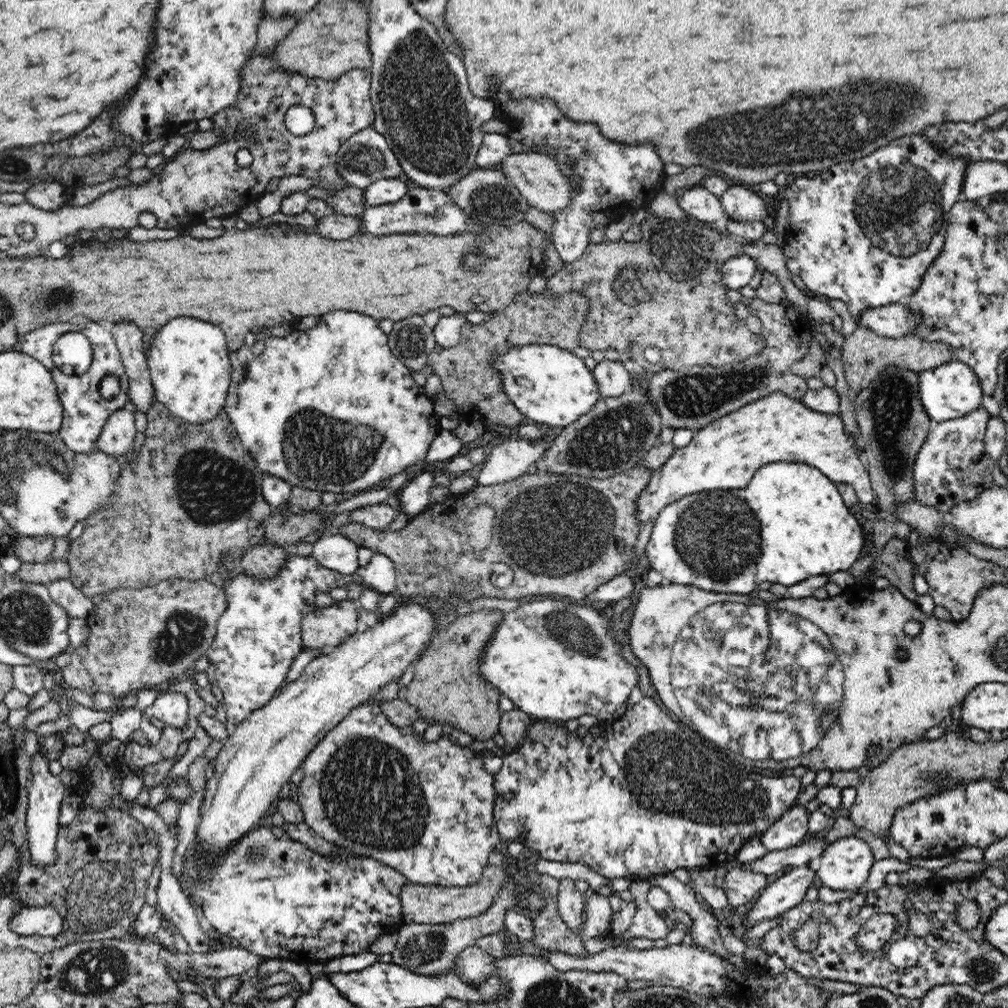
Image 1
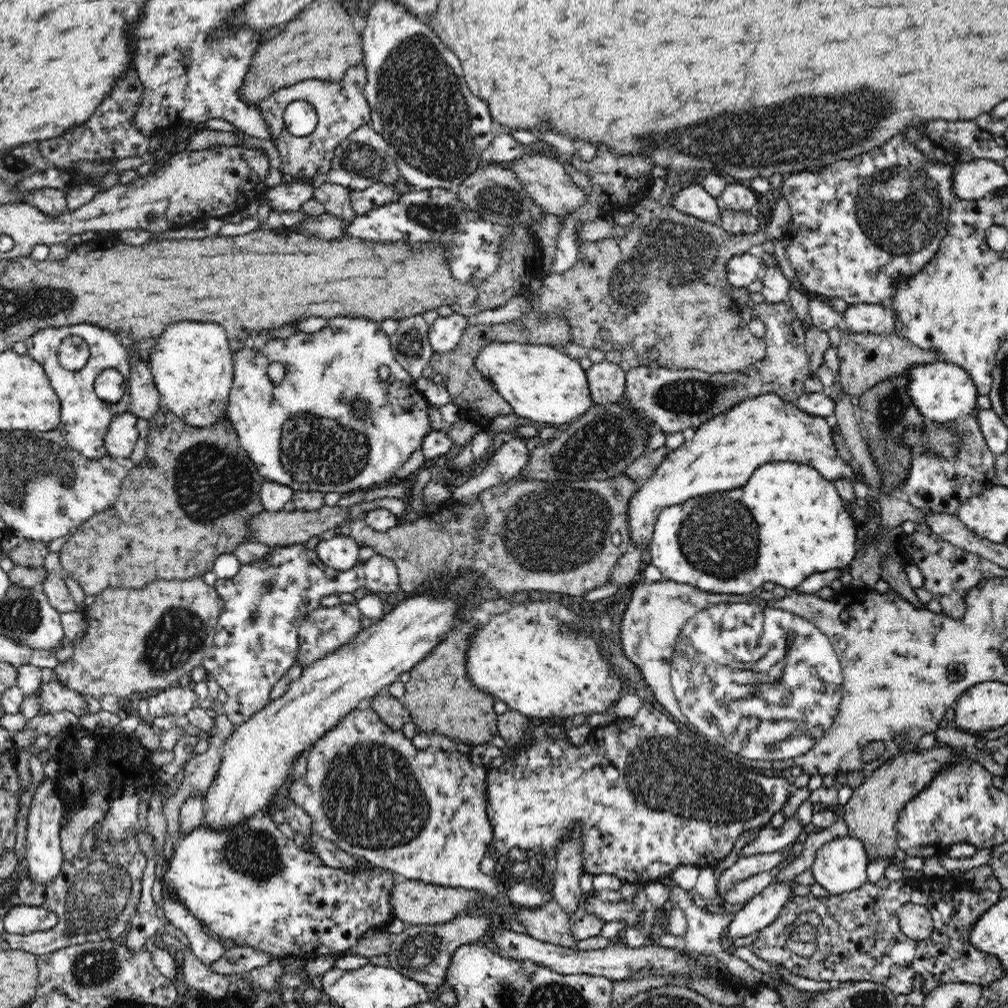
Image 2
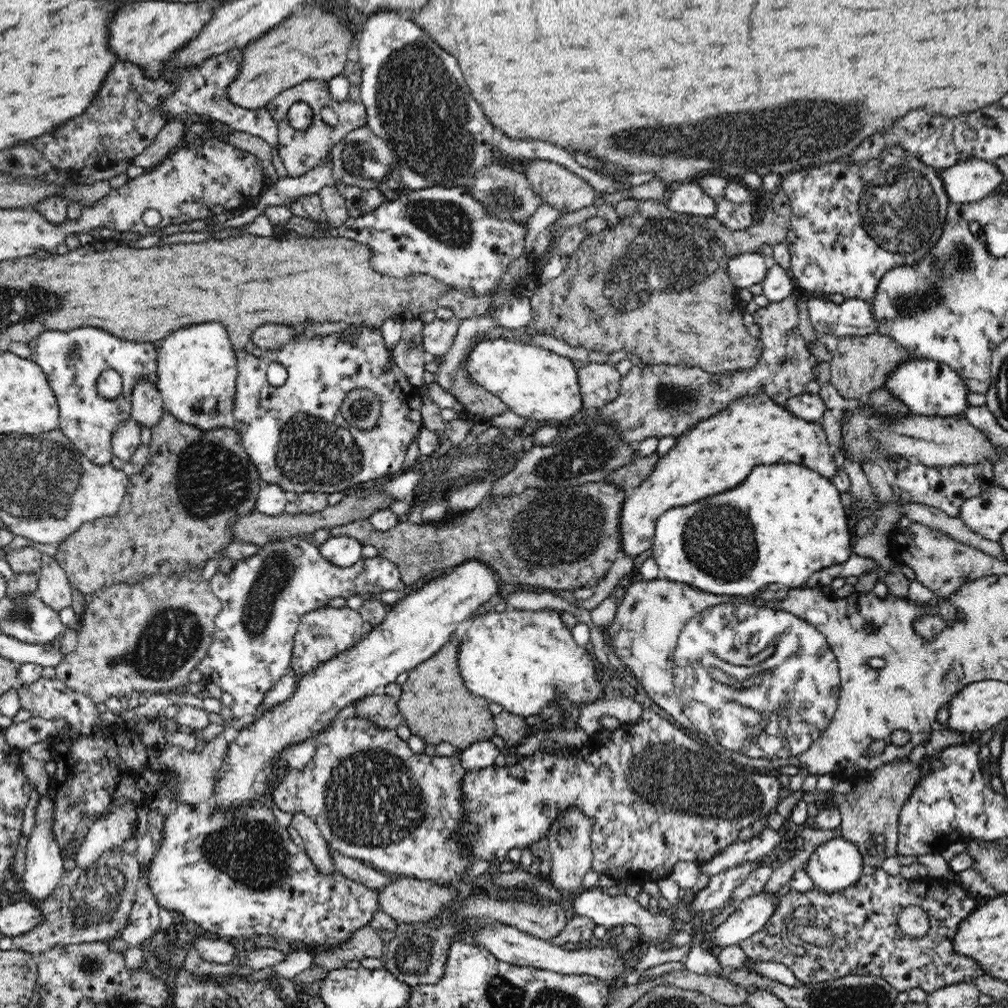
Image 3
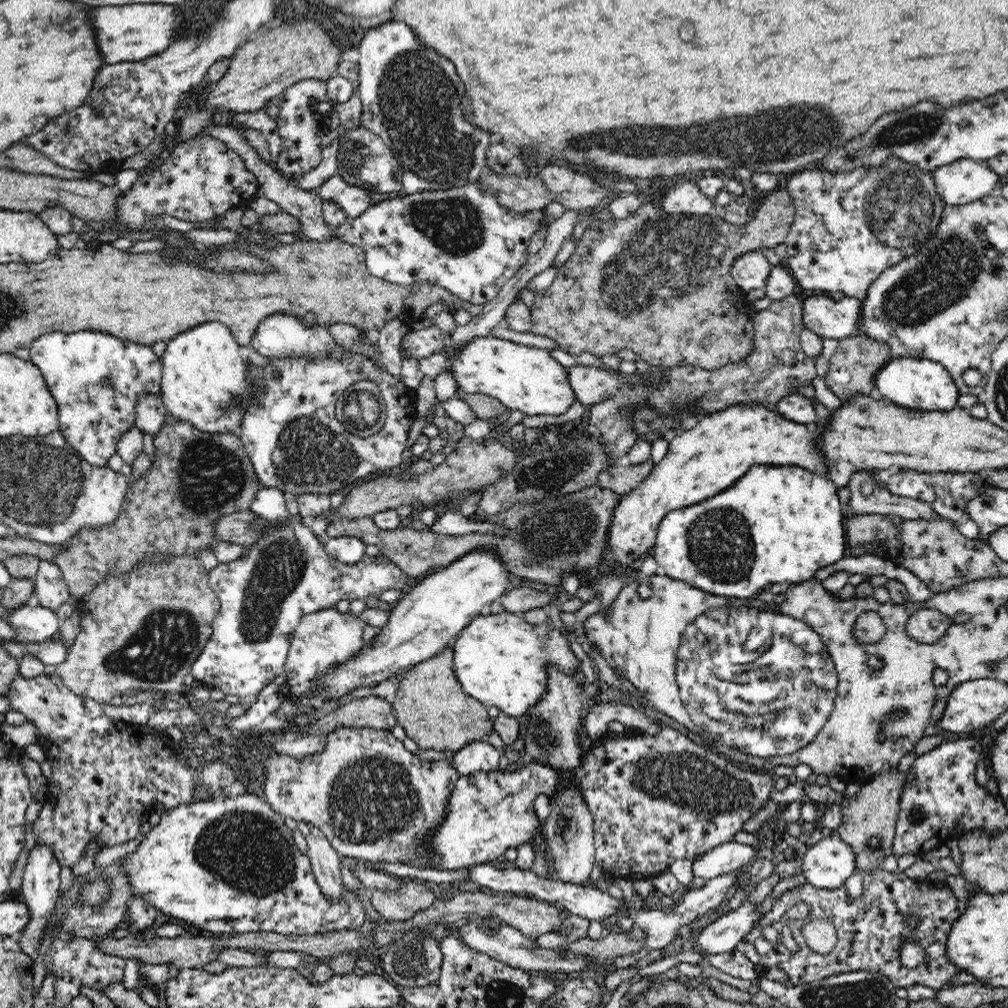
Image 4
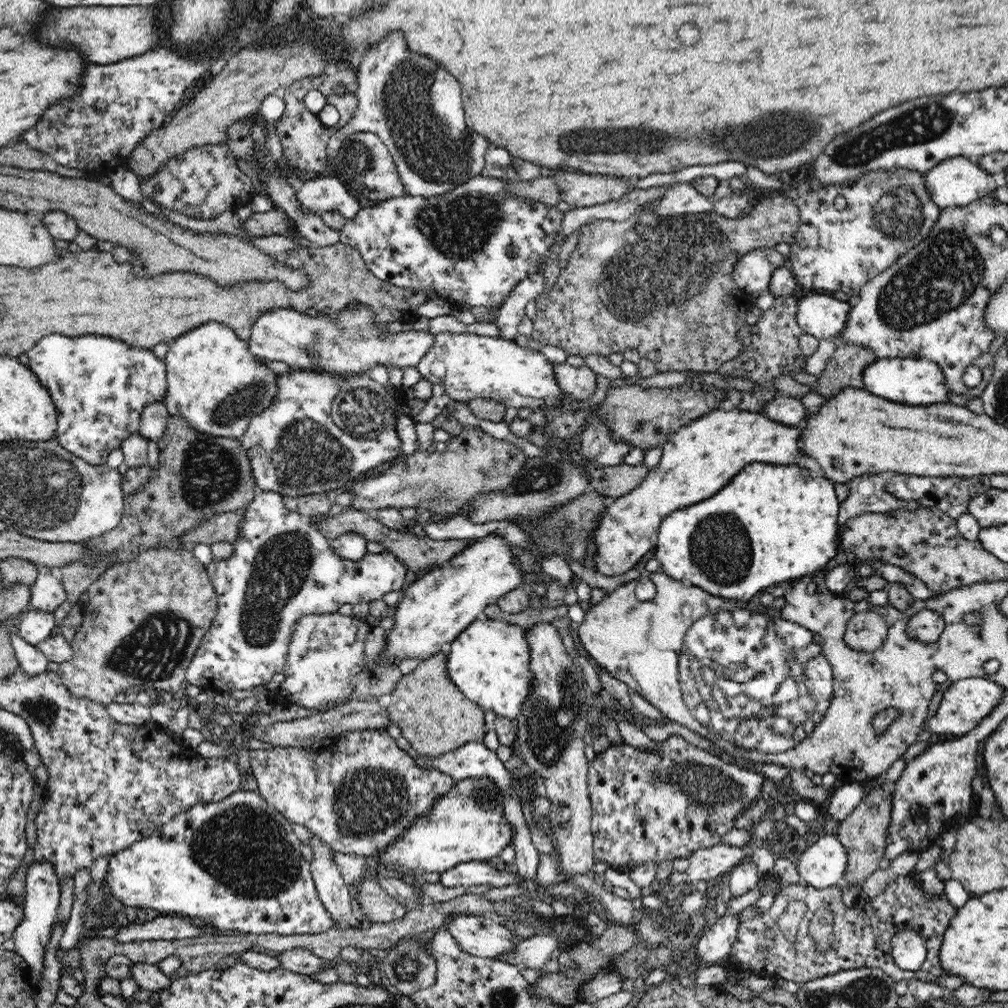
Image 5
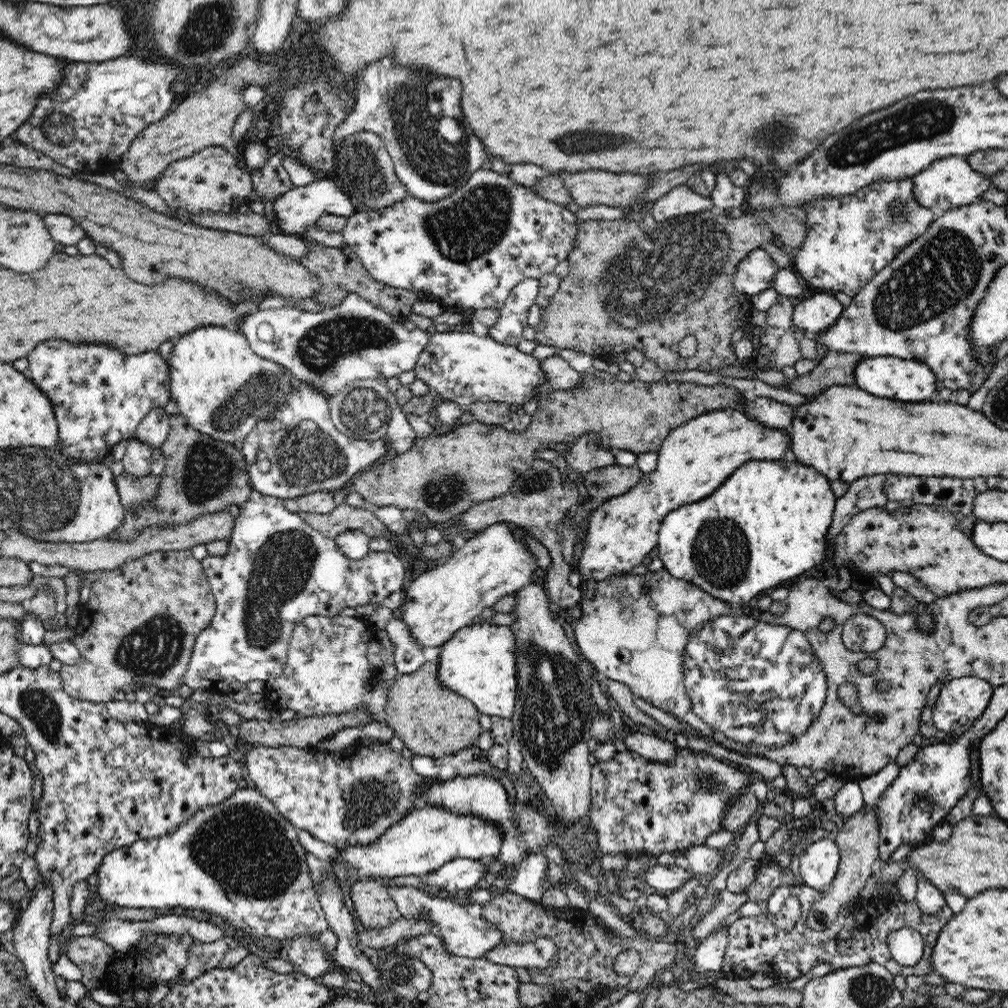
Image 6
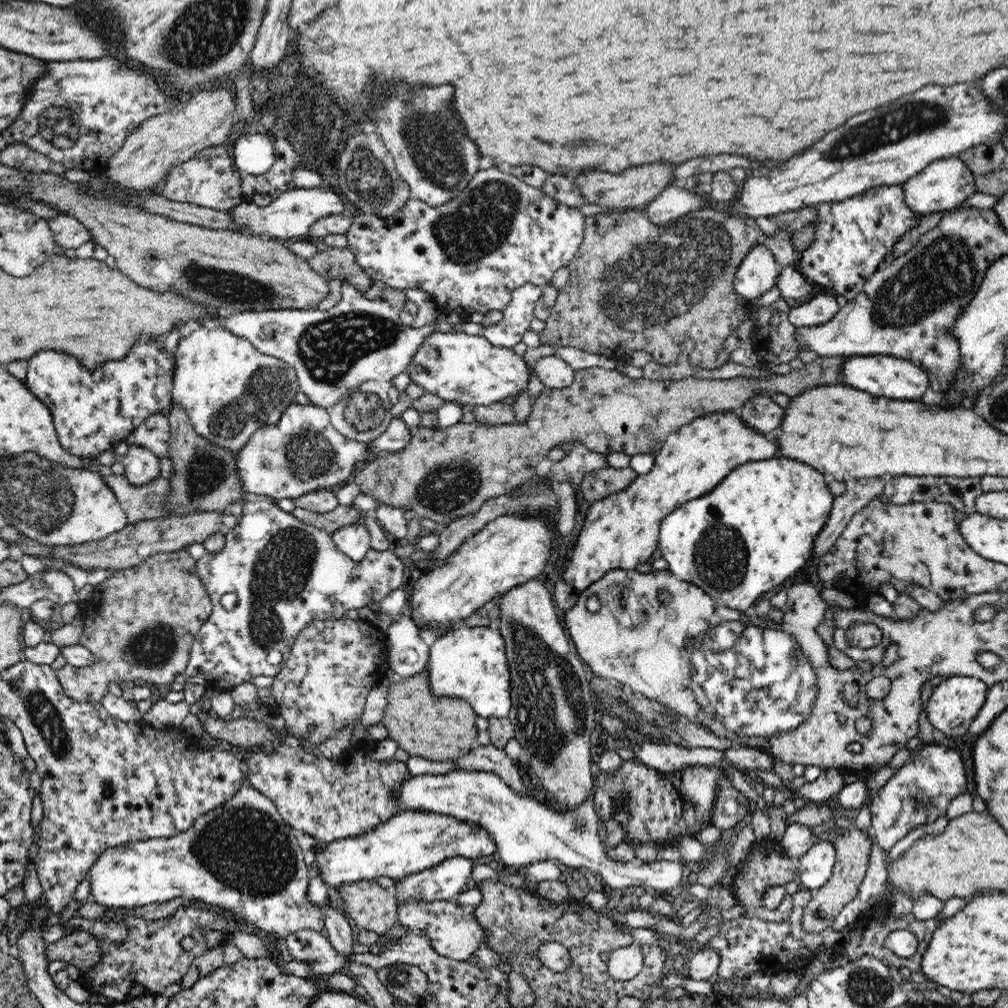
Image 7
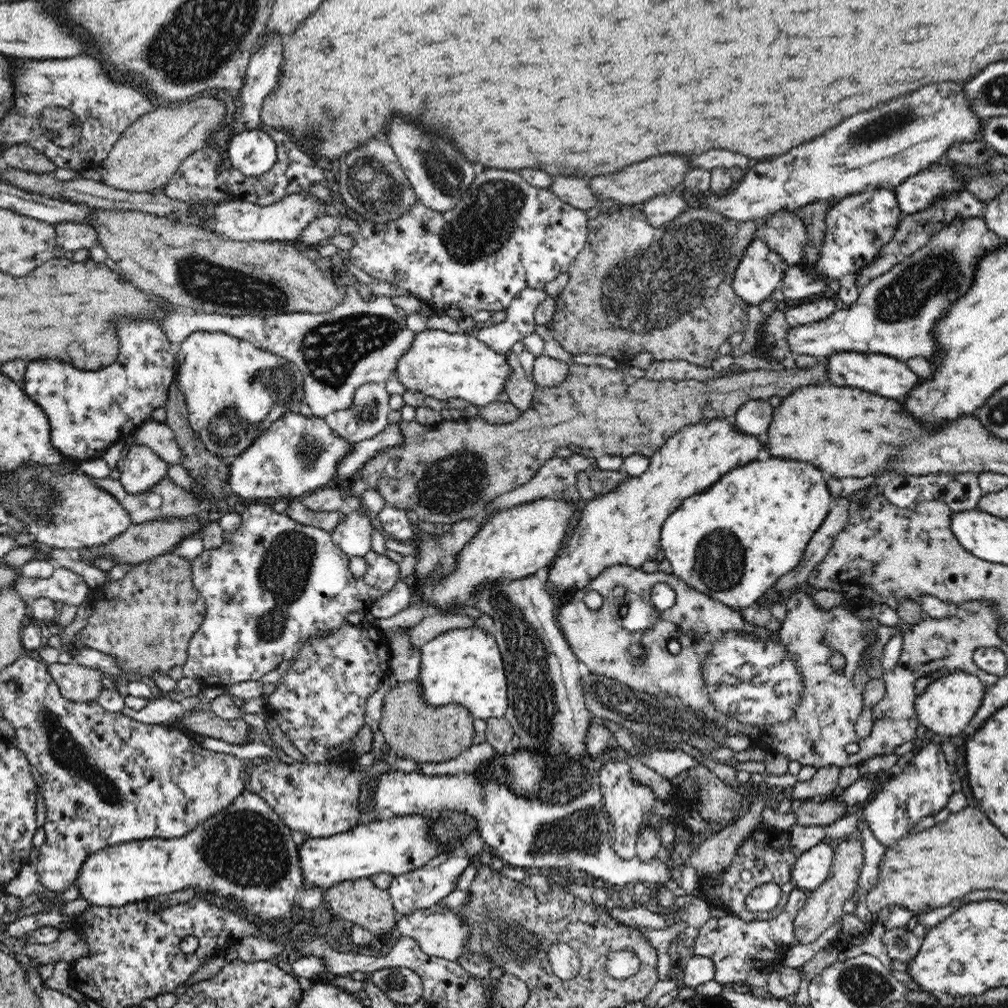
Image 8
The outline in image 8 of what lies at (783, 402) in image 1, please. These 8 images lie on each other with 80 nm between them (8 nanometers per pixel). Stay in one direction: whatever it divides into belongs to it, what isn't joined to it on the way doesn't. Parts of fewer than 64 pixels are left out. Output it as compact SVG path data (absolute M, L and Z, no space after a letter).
M712 419L686 425L676 434L660 445L653 456L649 457L649 465L640 476L622 480L614 490L602 494L585 504L581 511L580 520L570 532L566 547L561 548L558 556L548 568L547 581L557 594L566 591L577 591L584 588L591 580L600 575L603 570L614 565L628 565L641 568L644 562L655 560L661 549L661 528L664 521L674 512L682 501L689 496L698 494L710 488L720 476L724 476L734 466L744 466L756 460L762 450L762 442L754 436L748 436L734 429L732 420Z

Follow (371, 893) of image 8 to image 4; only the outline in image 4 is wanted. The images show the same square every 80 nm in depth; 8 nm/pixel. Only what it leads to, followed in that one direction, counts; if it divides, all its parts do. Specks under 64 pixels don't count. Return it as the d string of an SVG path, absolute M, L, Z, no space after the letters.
M419 880L402 881L399 891L372 890L371 904L380 918L385 920L408 920L414 912L432 906L437 896L428 885Z

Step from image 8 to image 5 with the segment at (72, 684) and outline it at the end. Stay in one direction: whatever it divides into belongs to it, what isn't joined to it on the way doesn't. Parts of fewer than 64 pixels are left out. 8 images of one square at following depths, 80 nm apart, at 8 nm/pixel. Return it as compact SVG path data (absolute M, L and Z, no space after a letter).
M159 547L158 549L148 549L141 552L128 562L114 562L112 566L108 566L98 580L95 580L88 587L88 603L82 605L82 622L77 632L71 640L74 658L70 661L63 662L59 666L58 675L63 680L65 688L73 695L86 700L92 700L96 703L114 703L114 697L120 693L128 693L131 690L137 689L152 689L158 691L166 691L168 693L177 694L182 682L185 680L186 670L190 665L190 661L194 659L195 652L202 642L202 637L208 632L212 621L217 613L217 596L214 587L212 586L210 577L208 576L205 564L200 562L190 548L168 549Z

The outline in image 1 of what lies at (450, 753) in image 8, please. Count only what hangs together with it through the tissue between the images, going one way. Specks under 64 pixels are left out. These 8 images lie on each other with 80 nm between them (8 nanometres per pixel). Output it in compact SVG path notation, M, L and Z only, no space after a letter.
M481 611L462 615L453 623L440 630L432 637L431 643L425 650L424 656L416 660L414 665L414 677L407 686L405 701L414 706L418 711L419 720L431 721L430 726L452 725L463 733L470 735L472 741L488 741L499 733L501 712L498 710L498 701L501 696L499 691L479 676L478 668L481 660L482 648L490 640L490 634L494 632L496 624L502 620L503 614L499 611Z

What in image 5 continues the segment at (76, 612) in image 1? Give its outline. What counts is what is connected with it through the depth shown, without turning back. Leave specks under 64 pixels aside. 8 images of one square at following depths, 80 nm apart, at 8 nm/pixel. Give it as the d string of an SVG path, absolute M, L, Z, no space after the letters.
M45 570L38 572L37 579L30 585L29 607L44 613L56 613L66 599L61 581Z

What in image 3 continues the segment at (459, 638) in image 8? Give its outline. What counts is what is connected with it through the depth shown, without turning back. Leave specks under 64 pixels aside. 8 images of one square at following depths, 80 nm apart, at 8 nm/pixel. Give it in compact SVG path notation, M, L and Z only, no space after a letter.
M557 609L484 610L474 616L458 646L458 667L466 689L521 717L540 713L557 697L581 708L584 702L602 699L603 685L595 676L594 665L597 664L589 645L576 644Z

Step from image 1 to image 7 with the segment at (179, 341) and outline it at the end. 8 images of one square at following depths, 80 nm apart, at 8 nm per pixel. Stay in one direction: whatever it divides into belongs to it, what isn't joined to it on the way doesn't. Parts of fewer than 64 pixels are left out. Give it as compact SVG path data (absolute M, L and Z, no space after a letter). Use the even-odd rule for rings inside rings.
M194 327L188 336L177 345L175 356L175 374L173 378L173 402L181 404L187 412L192 428L210 443L220 446L231 454L238 454L259 428L274 425L281 417L281 412L292 403L296 403L296 393L300 391L296 371L283 360L269 354L258 352L254 345L245 338L220 327ZM253 394L259 400L265 400L263 409L257 414L244 413L242 406L246 398Z

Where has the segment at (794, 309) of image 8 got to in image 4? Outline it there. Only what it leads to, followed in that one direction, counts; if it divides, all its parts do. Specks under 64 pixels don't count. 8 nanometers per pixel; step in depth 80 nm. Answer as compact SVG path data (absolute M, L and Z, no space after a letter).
M828 295L809 296L802 301L803 327L820 338L854 337L858 332L862 301L844 297L834 300Z

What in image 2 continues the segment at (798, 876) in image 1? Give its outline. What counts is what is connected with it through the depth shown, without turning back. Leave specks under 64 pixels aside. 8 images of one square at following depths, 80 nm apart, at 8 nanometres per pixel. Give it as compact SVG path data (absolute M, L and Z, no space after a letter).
M773 882L767 886L760 894L752 896L744 906L740 908L732 917L726 930L723 932L728 937L724 937L724 943L730 940L733 943L740 938L748 938L752 934L757 934L759 930L766 928L774 918L780 914L782 906L794 896L790 883Z

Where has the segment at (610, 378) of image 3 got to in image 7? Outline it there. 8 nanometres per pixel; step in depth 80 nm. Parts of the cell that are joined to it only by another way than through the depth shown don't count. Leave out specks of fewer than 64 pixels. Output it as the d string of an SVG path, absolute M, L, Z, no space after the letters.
M556 354L539 358L532 370L544 386L560 391L567 391L574 380L574 369Z

